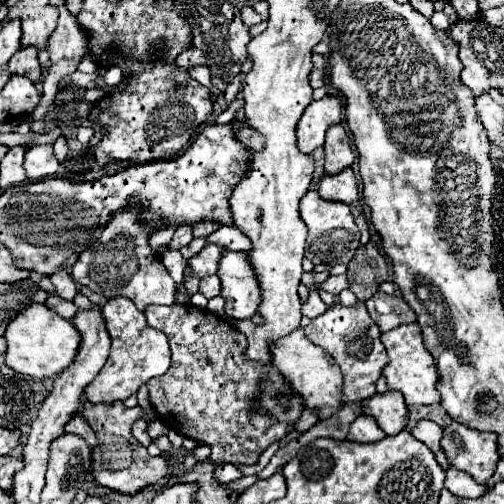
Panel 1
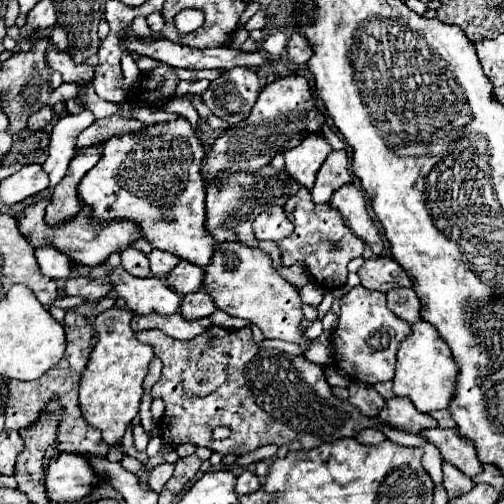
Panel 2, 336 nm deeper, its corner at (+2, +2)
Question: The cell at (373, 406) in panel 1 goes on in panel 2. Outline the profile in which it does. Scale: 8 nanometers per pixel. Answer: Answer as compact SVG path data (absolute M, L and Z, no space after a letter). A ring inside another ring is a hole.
M404 397L388 399L384 409L380 411L378 419L384 425L390 425L392 429L400 429L406 433L420 433L422 429L436 427L436 421L430 415L416 411L412 401L404 399Z

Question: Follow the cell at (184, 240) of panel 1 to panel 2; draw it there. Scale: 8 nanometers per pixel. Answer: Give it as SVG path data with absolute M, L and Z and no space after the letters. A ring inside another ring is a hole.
M130 247L130 249L122 251L120 255L122 255L122 267L124 267L130 275L134 275L134 277L148 277L148 275L150 275L148 257L146 257L142 251Z

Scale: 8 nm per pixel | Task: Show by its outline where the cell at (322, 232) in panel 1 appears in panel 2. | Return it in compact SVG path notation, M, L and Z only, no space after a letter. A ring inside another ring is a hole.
M300 187L296 195L288 199L284 205L284 211L288 219L294 225L294 233L286 237L284 241L278 243L282 251L282 263L284 265L294 265L294 263L304 263L312 277L326 289L338 289L346 283L348 275L348 261L354 257L360 257L364 251L364 243L344 225L344 219L338 209L334 209L330 203L316 205L310 197L310 191Z

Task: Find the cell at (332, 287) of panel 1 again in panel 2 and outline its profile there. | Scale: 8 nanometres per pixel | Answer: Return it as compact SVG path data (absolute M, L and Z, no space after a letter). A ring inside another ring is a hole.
M390 257L364 261L364 265L358 269L358 277L366 289L384 291L384 293L394 287L412 287L410 277Z

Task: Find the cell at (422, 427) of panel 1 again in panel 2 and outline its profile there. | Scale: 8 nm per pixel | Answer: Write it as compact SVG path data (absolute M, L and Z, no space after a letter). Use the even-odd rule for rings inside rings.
M442 463L442 471L444 471L444 489L450 499L468 493L474 487L472 479L468 479L460 469L452 467L452 463Z

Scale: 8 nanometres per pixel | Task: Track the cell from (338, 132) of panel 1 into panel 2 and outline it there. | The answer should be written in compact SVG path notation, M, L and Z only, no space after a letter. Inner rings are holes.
M332 151L328 159L322 163L316 183L312 187L312 199L314 203L326 203L330 201L330 195L352 181L352 169L350 169L350 159L348 153L342 151Z

